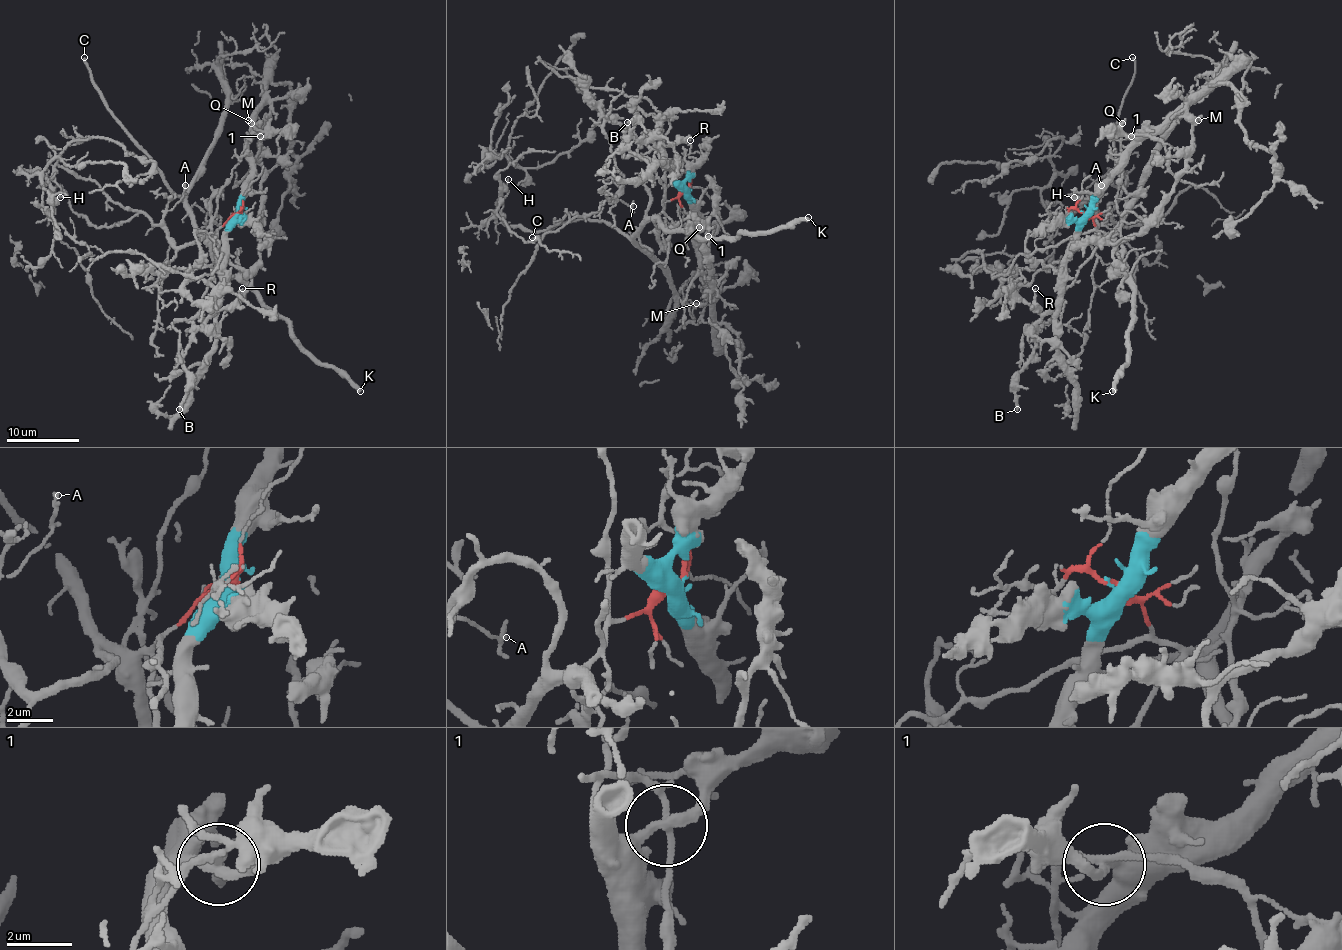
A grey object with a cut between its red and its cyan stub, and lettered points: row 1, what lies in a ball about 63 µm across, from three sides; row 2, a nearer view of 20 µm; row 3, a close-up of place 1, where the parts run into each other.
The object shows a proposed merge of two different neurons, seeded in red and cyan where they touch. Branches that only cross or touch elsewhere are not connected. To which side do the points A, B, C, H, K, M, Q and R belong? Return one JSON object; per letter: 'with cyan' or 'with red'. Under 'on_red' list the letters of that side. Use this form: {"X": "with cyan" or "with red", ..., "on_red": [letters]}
{"A": "with red", "B": "with cyan", "C": "with red", "H": "with red", "K": "with red", "M": "with cyan", "Q": "with cyan", "R": "with cyan", "on_red": ["A", "C", "H", "K"]}

